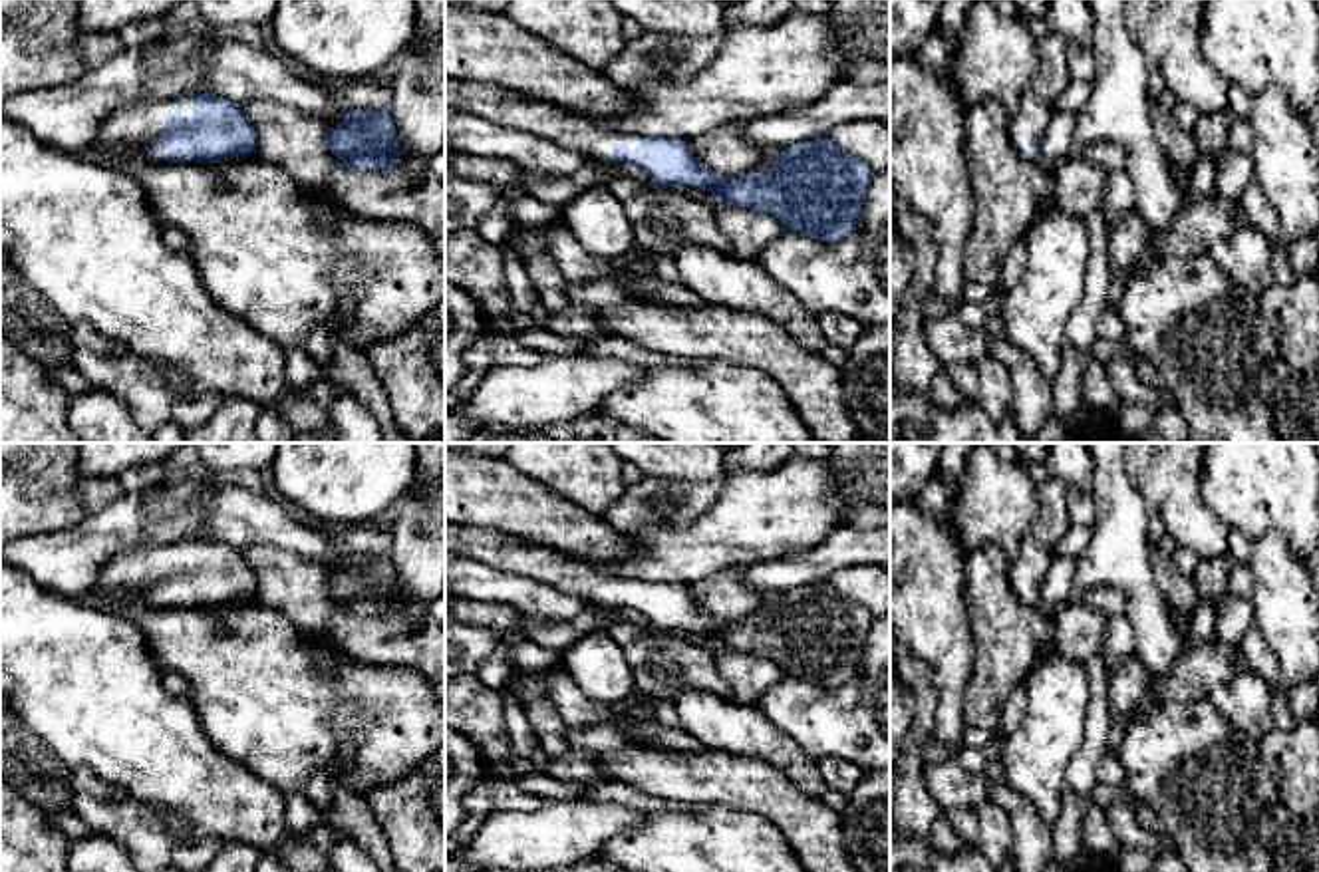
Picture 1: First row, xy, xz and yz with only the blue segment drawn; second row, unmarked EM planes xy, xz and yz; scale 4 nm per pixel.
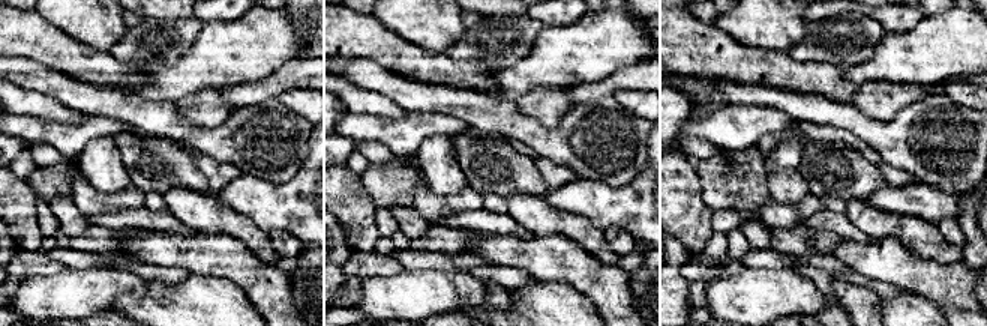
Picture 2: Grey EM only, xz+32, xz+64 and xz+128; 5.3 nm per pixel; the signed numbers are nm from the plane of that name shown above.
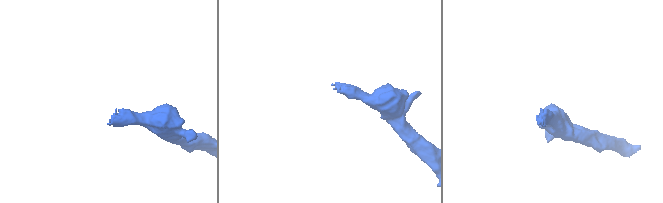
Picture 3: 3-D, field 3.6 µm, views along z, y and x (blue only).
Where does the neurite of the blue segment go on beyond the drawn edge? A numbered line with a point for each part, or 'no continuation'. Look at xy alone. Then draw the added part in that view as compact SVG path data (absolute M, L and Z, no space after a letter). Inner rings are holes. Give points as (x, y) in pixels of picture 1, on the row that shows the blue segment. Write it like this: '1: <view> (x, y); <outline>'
1: xy (138, 124); M141 95L133 103L107 115L93 139L93 143L125 143L139 149L143 165L157 161L165 163L167 153L153 151L153 141L165 137L165 121L177 111L173 97Z

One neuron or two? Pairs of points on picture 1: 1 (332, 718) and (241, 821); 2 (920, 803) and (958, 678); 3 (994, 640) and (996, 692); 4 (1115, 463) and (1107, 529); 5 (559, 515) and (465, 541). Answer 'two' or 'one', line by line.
1: two
2: two
3: one
4: one
5: two

